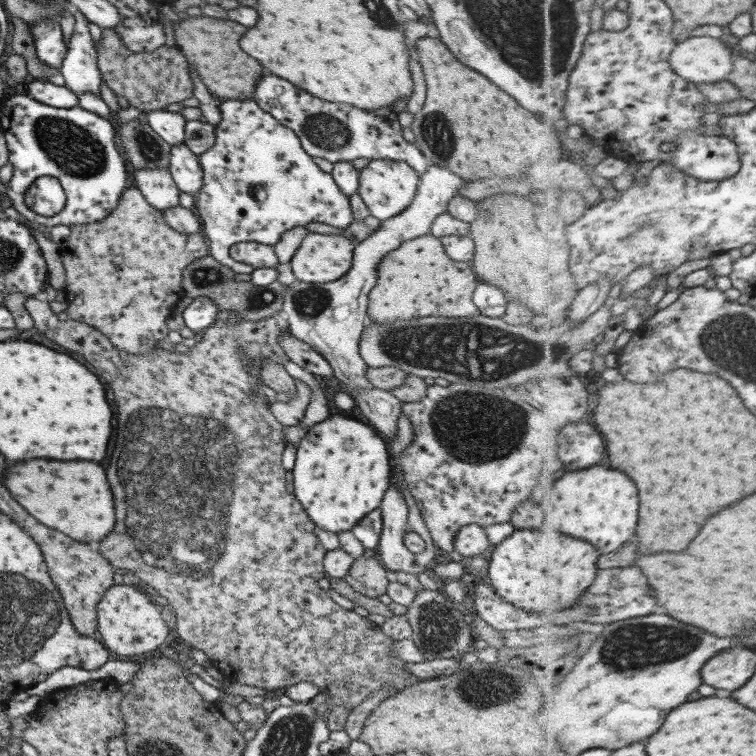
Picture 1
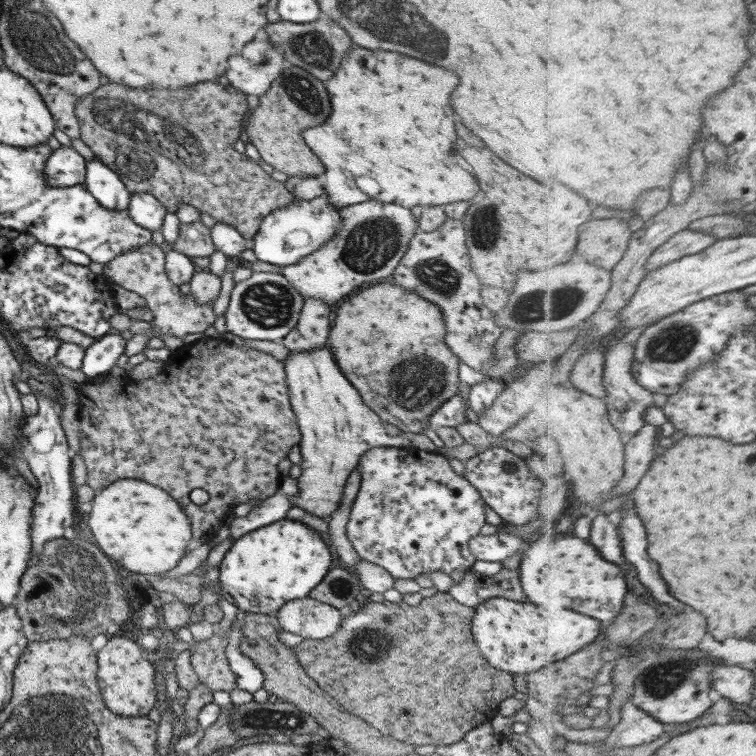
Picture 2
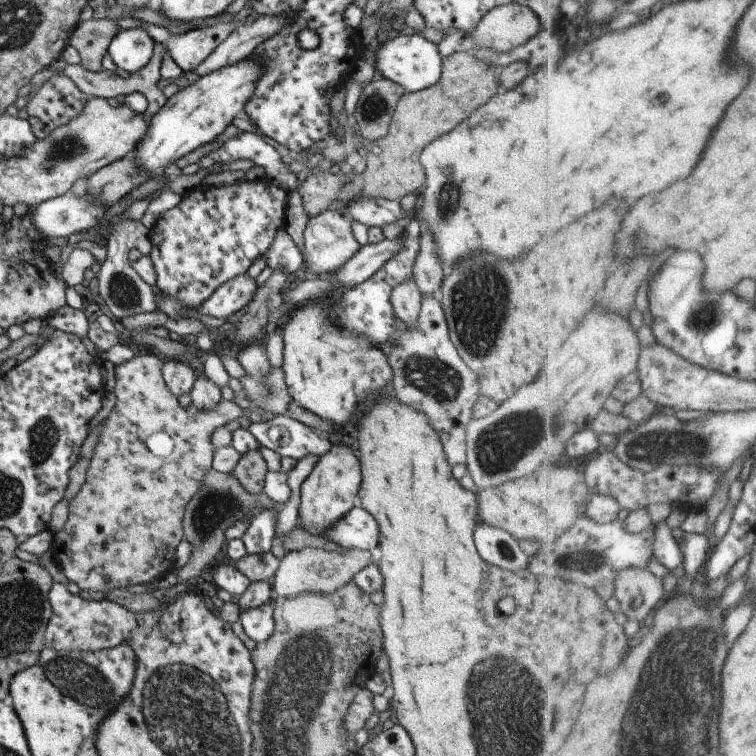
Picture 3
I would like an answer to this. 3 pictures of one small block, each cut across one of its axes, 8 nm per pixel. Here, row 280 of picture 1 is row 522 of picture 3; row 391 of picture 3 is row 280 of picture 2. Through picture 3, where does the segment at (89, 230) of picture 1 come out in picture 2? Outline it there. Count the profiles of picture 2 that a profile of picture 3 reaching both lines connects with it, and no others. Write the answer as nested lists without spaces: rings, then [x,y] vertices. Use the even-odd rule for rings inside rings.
[[[151,241],[148,244],[143,244],[139,248],[121,252],[119,256],[115,256],[102,266],[102,272],[107,275],[113,283],[118,284],[125,290],[131,290],[145,300],[145,306],[151,311],[152,320],[149,334],[135,334],[129,340],[125,341],[123,354],[125,356],[133,356],[138,352],[142,352],[145,343],[149,338],[155,337],[155,333],[169,334],[180,338],[185,337],[188,333],[202,332],[213,324],[215,315],[213,314],[213,302],[207,304],[198,304],[193,300],[191,292],[181,294],[179,289],[165,274],[163,269],[163,253],[159,246],[154,245]]]

